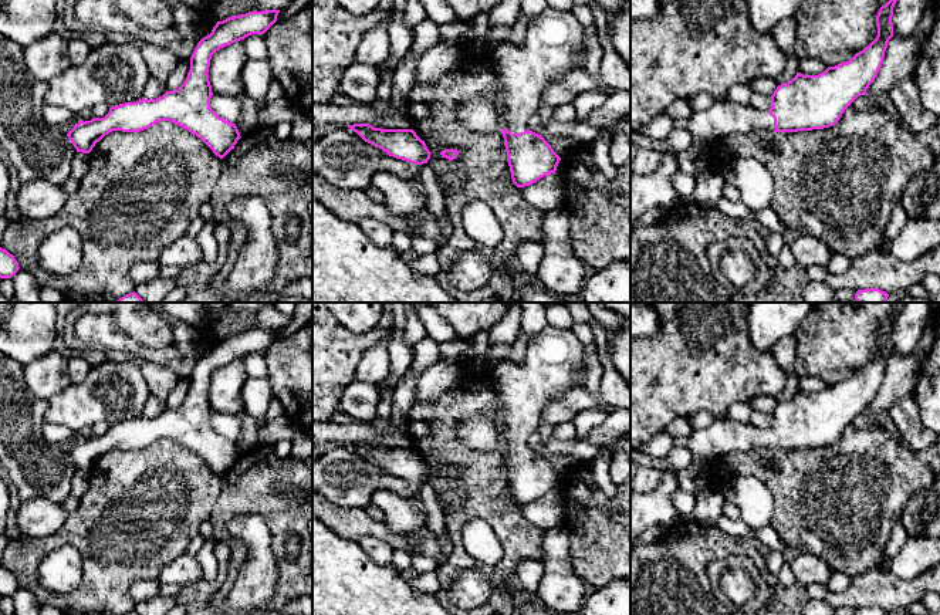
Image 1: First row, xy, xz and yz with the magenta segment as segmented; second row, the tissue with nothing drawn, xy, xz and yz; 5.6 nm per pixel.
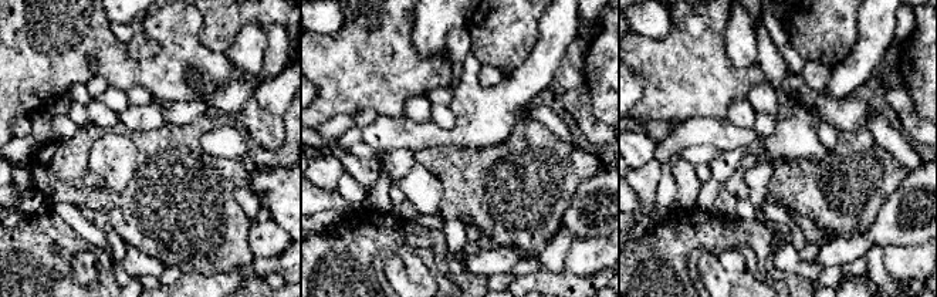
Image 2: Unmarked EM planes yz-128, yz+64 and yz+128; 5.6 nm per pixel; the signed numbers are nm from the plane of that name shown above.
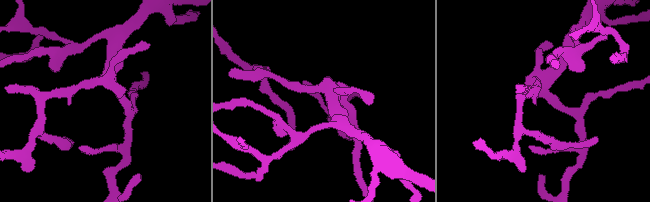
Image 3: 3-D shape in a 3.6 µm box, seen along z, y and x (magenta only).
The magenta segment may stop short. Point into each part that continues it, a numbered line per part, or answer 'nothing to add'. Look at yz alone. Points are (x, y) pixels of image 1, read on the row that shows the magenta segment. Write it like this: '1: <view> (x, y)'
1: yz (723, 118)

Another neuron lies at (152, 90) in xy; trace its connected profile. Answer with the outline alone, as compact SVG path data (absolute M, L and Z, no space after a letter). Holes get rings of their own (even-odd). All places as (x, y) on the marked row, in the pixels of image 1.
M151 77L143 87L142 95L145 99L156 99L162 97L165 92L166 92L165 85Z

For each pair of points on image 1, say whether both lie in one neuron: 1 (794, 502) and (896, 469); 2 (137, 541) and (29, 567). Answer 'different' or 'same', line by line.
1: same
2: same

